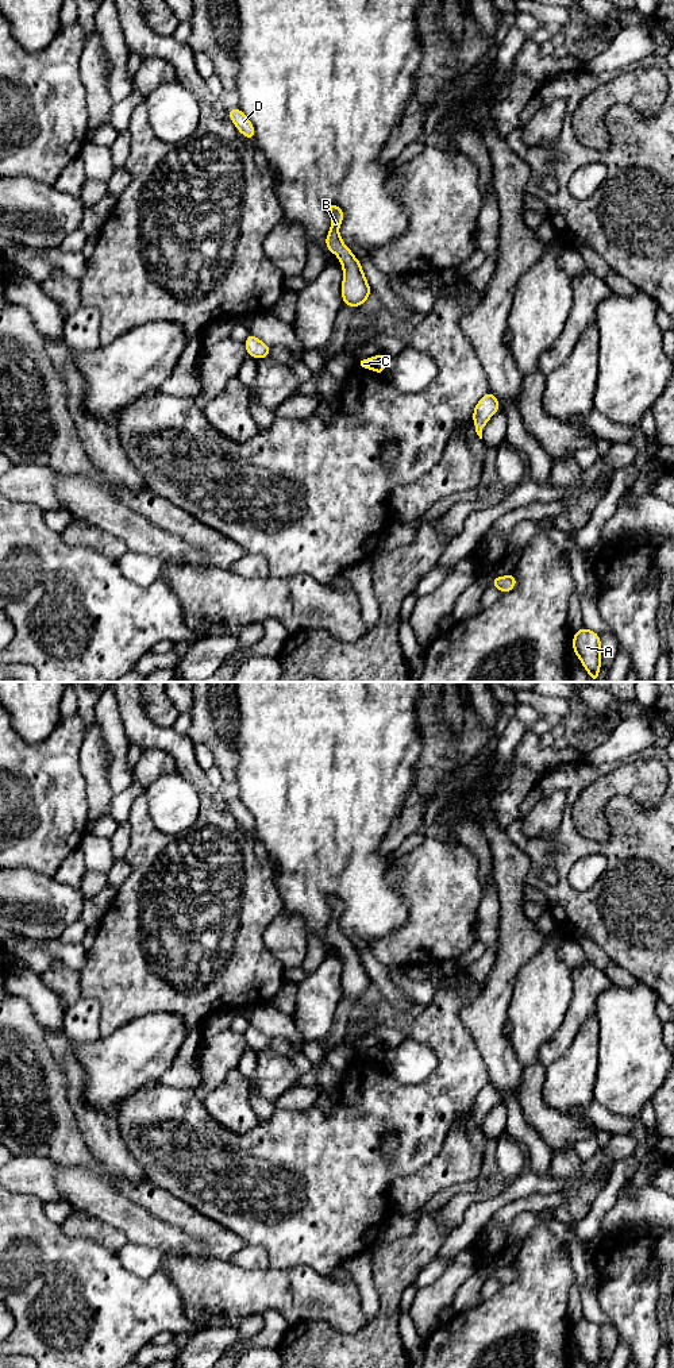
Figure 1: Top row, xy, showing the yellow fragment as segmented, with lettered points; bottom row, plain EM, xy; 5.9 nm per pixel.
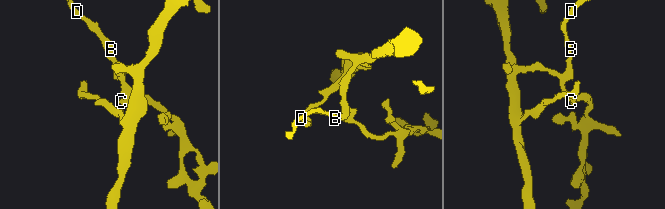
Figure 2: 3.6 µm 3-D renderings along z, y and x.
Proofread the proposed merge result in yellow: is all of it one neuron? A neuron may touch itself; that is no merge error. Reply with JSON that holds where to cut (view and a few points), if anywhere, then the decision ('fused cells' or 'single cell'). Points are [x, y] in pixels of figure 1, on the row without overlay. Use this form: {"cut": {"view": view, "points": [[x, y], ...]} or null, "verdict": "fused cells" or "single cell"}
{"cut": {"view": "xy", "points": [[385, 1047], [376, 1048]]}, "verdict": "fused cells"}

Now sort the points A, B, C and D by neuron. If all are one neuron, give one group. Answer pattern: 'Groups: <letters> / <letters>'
Groups: A C / B D

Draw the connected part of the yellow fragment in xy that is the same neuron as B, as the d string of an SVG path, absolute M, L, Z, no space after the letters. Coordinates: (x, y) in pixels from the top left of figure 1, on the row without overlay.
M328 895L327 902L331 907L331 920L326 928L326 939L334 944L342 955L342 993L348 998L361 998L371 986L371 980L365 968L359 951L343 935L339 918L344 910L344 903L335 895Z

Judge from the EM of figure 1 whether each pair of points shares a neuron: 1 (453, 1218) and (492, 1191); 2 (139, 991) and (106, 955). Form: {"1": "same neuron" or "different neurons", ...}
{"1": "same neuron", "2": "same neuron"}

